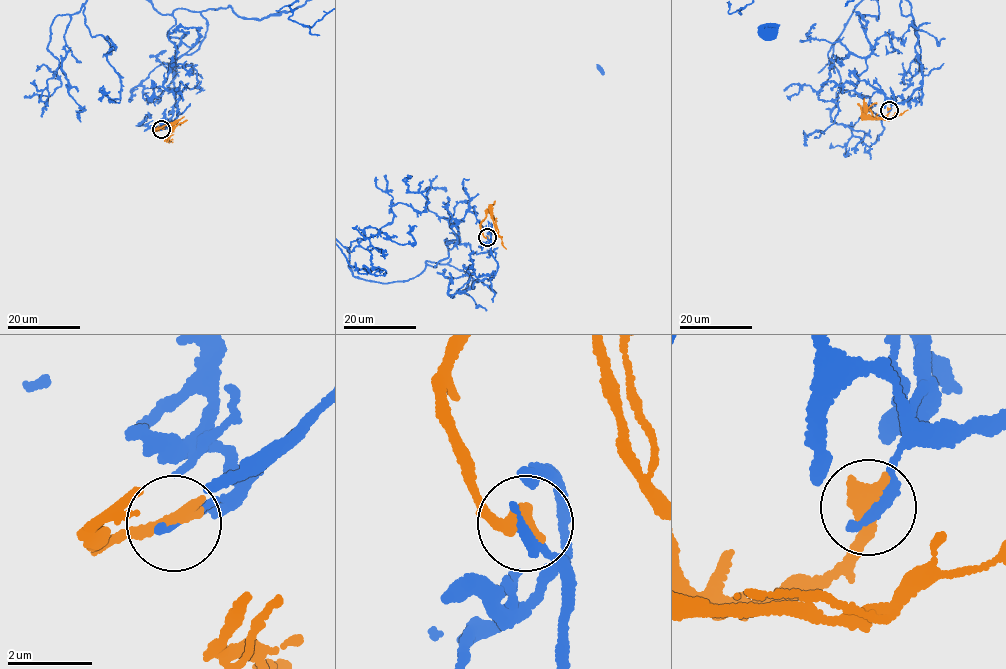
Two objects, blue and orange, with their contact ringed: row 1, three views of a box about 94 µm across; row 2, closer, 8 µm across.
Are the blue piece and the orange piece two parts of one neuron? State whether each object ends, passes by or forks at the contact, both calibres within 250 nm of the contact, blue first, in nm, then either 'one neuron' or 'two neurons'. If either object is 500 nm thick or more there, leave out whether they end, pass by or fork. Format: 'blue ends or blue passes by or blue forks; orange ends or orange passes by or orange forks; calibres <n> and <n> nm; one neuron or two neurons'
blue ends; orange ends; calibres 280 and 440 nm; two neurons

